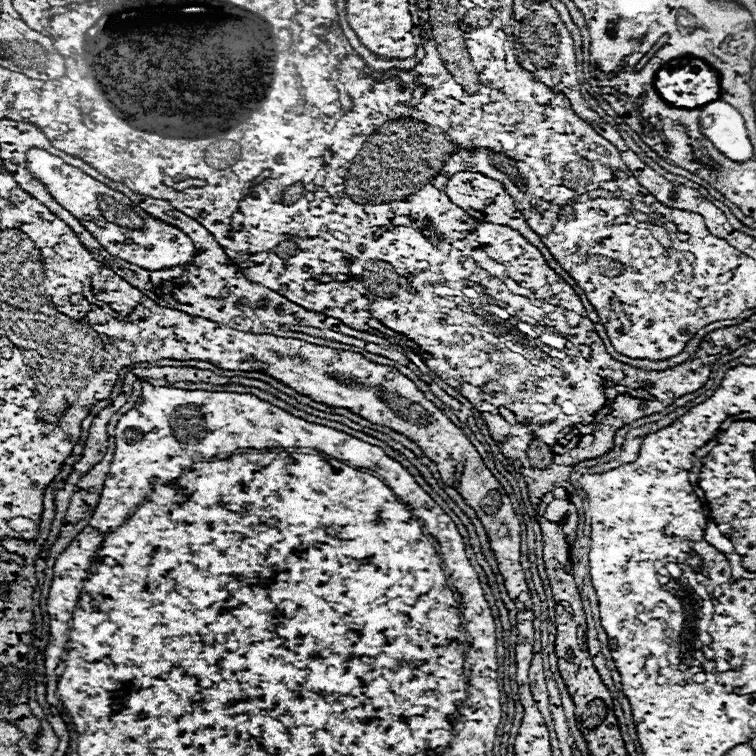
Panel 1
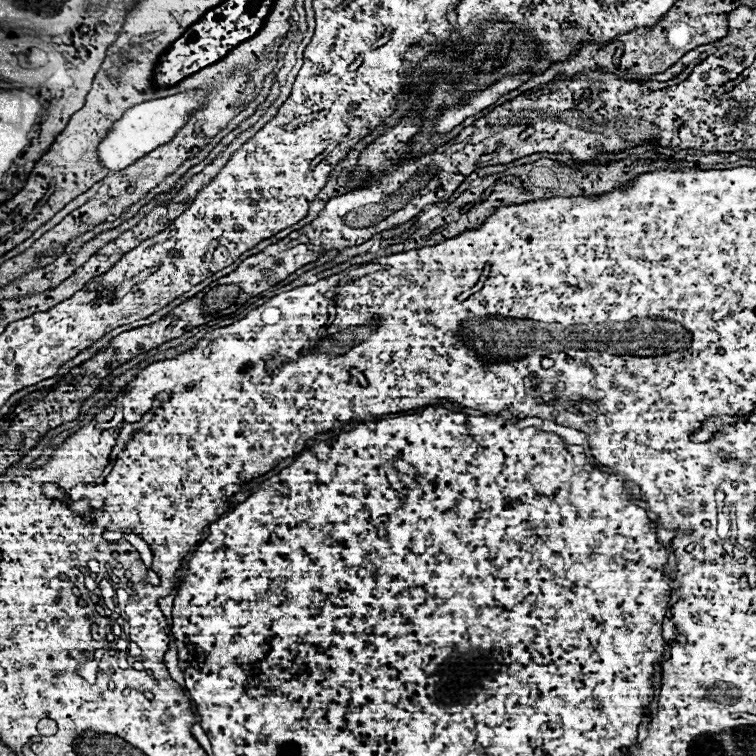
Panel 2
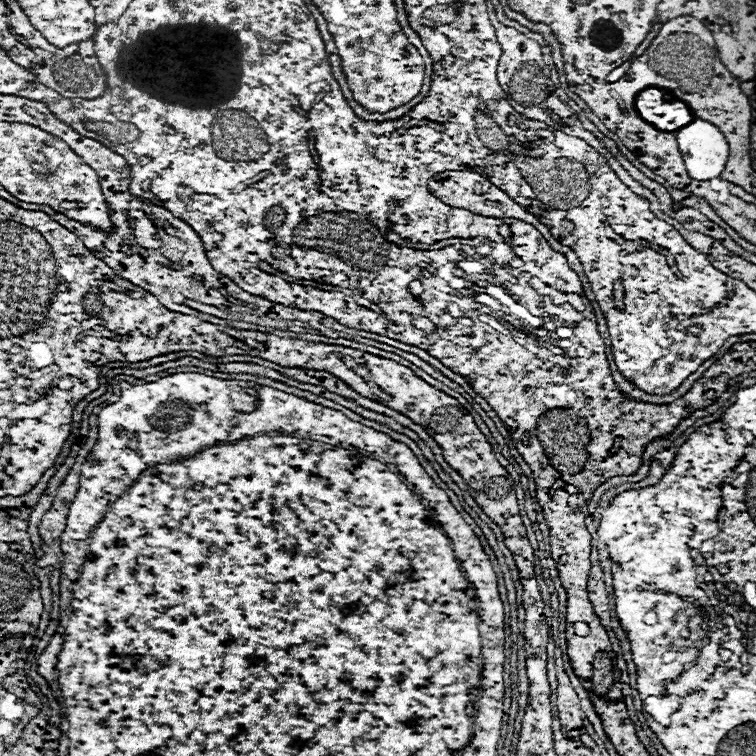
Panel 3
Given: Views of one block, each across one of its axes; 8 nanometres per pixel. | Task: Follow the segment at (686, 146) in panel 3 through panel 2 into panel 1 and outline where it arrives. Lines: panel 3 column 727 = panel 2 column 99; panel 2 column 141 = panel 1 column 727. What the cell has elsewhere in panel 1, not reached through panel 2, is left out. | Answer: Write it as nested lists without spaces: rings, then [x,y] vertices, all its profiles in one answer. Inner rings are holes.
[[[714,100],[700,110],[700,132],[716,144],[716,150],[730,160],[744,162],[752,158],[752,144],[746,134],[744,120],[736,108]]]

